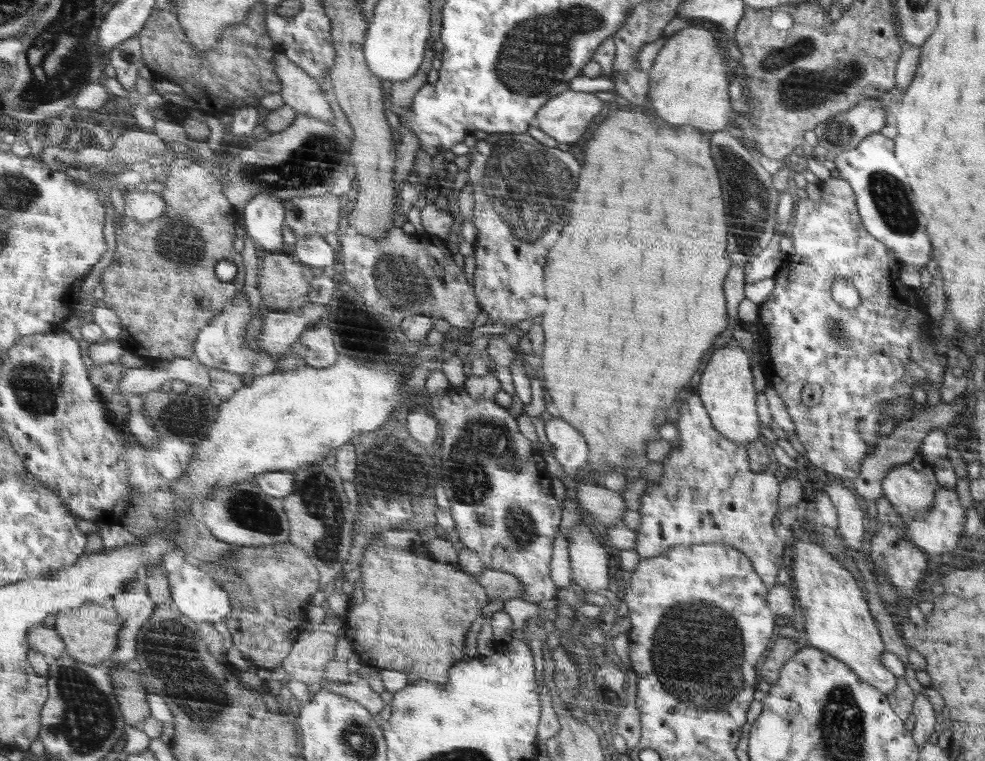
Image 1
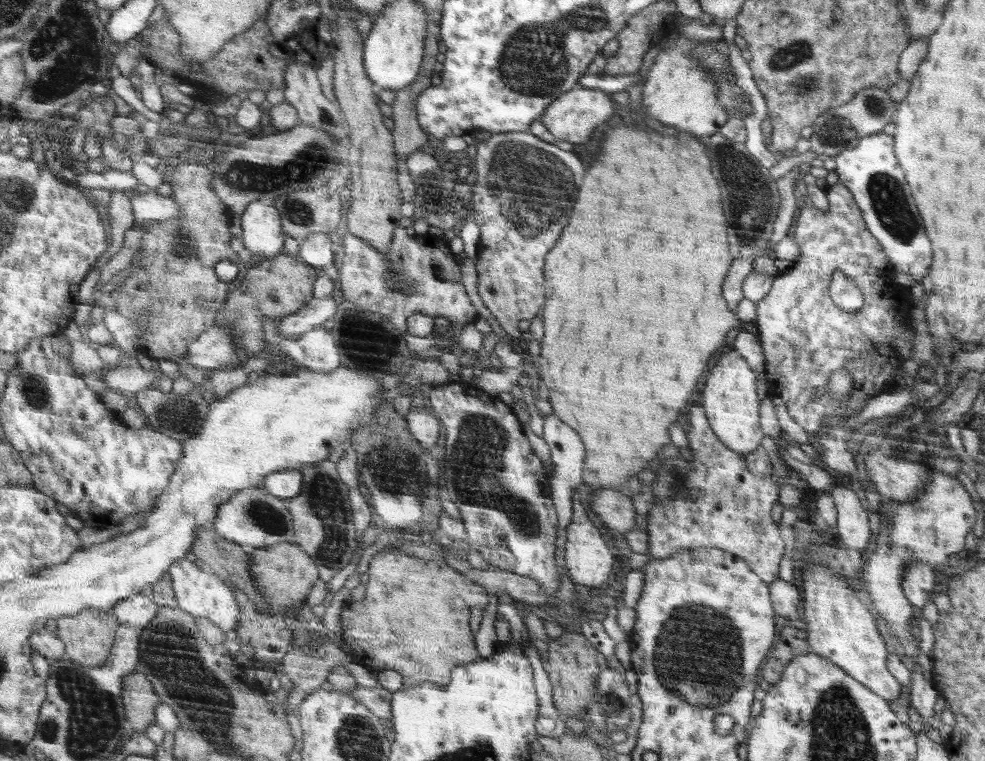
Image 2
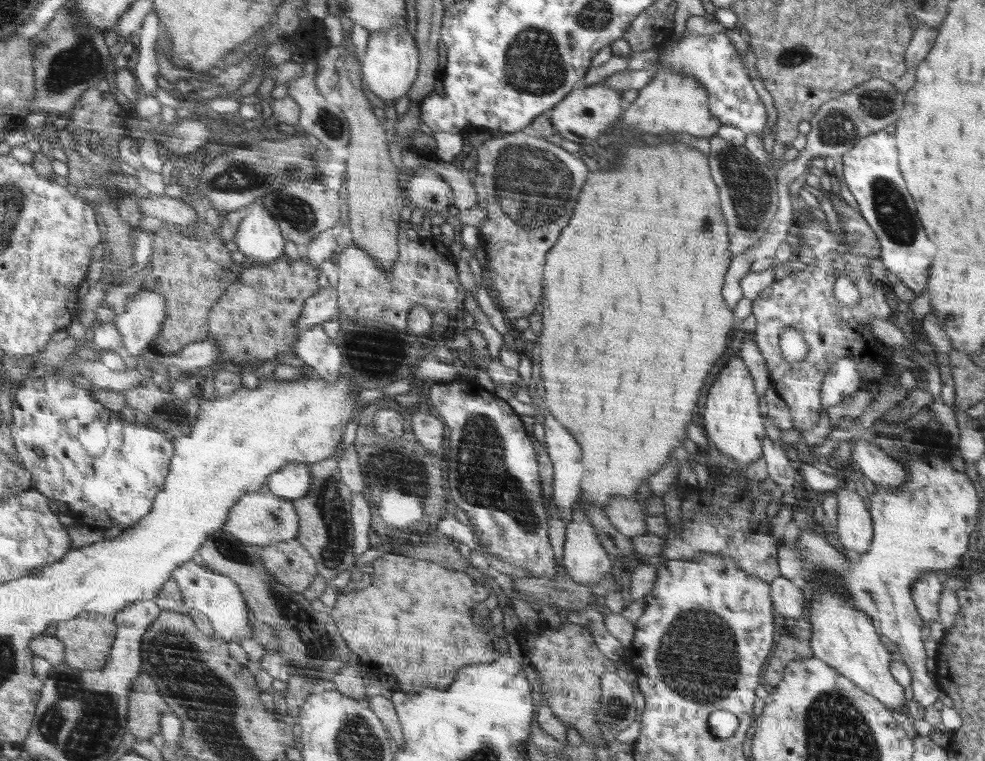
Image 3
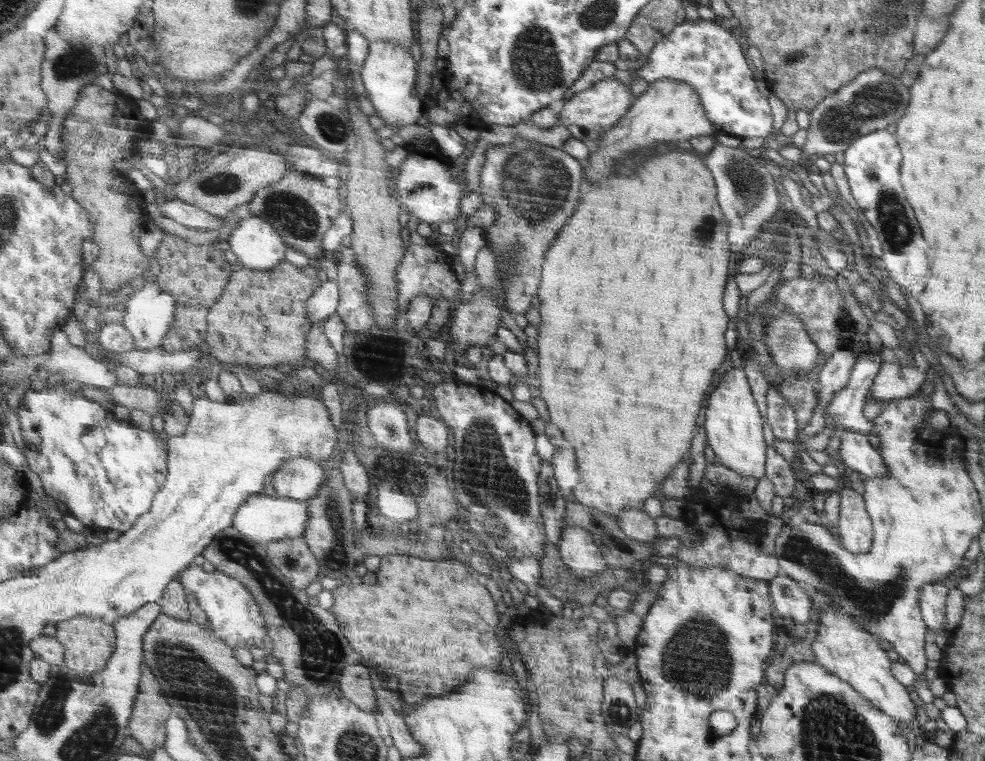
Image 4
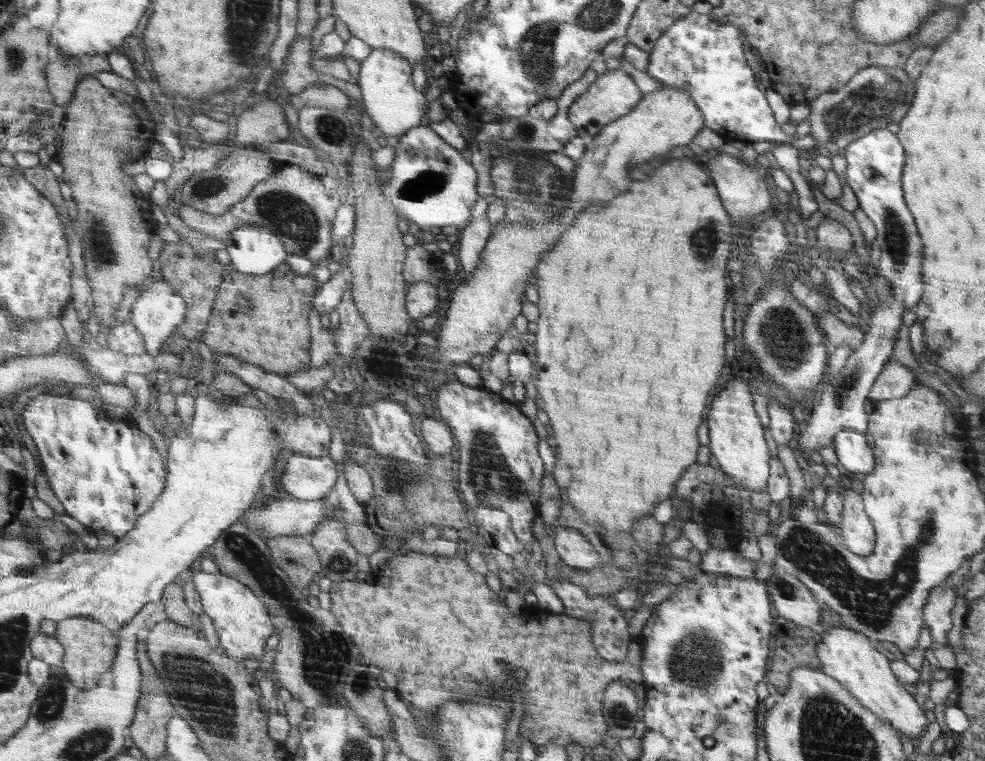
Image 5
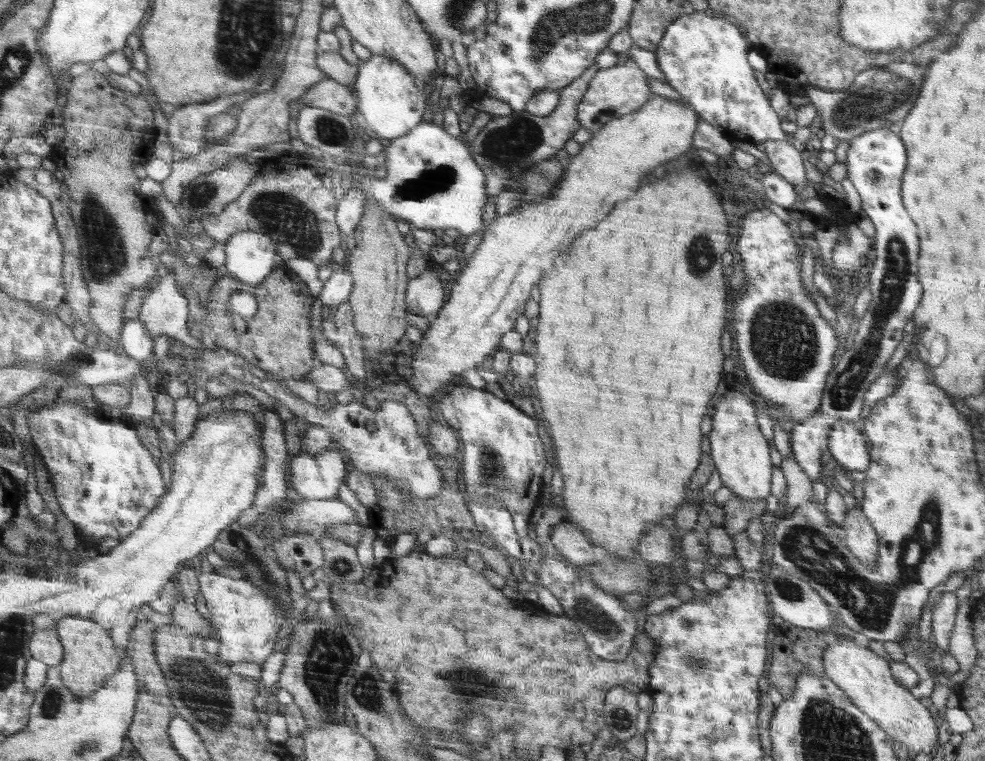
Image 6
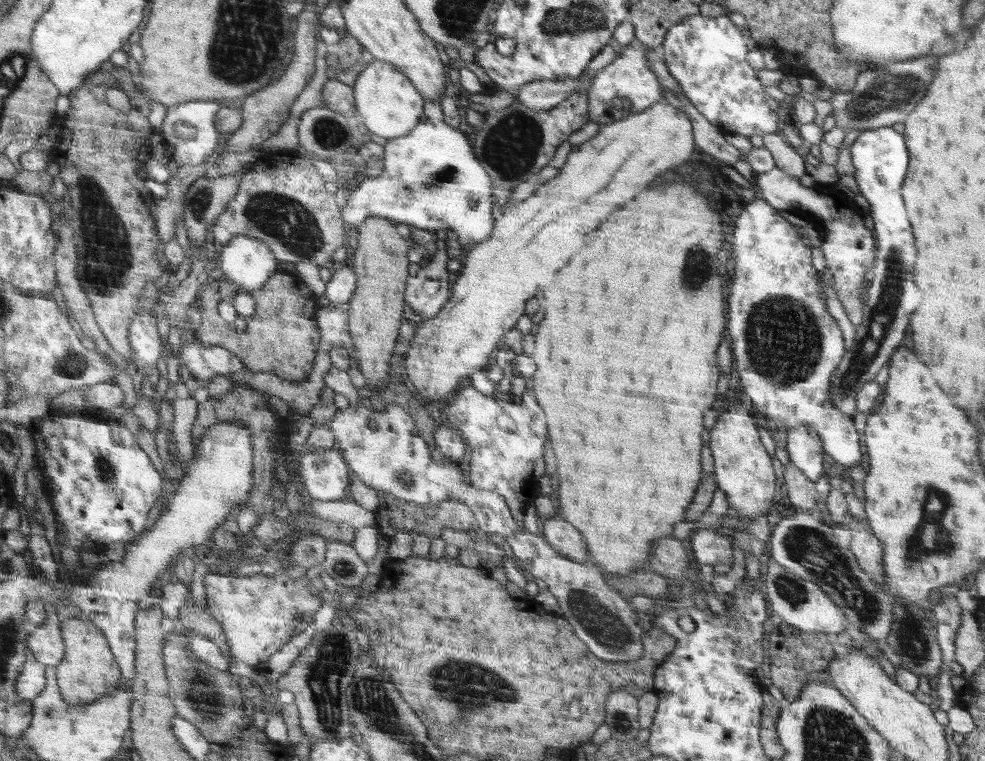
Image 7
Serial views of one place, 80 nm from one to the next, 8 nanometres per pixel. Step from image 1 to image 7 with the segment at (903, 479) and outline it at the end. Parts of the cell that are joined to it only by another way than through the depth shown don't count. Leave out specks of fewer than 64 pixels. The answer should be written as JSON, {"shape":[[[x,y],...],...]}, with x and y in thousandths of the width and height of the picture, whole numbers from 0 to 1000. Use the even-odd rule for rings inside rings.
{"shape":[[[769,259],[761,268],[752,277],[748,286],[745,309],[741,311],[741,322],[739,325],[741,338],[746,343],[745,363],[742,364],[739,390],[739,436],[742,451],[742,459],[744,463],[744,473],[747,473],[747,486],[750,489],[750,497],[752,498],[752,507],[755,510],[757,520],[764,528],[765,539],[774,547],[784,553],[786,558],[790,560],[798,558],[804,564],[811,561],[812,558],[822,558],[828,564],[834,580],[836,581],[836,589],[839,591],[843,602],[854,611],[860,614],[867,612],[877,604],[877,598],[873,593],[873,573],[867,561],[866,548],[853,541],[848,531],[844,527],[844,491],[848,489],[849,482],[855,477],[857,463],[857,447],[855,447],[855,436],[853,431],[849,428],[849,420],[837,407],[837,385],[834,376],[828,368],[828,355],[822,350],[822,326],[818,321],[814,321],[812,310],[808,307],[808,300],[798,292],[798,288],[794,284],[790,284],[790,277],[784,273],[784,269],[780,268],[776,261],[770,261]]]}

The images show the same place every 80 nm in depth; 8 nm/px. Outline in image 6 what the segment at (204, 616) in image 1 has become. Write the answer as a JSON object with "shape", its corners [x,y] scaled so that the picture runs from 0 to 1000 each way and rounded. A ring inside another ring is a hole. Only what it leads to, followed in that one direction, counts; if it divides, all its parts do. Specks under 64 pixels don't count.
{"shape":[[[217,752],[205,753],[201,765],[209,799],[213,804],[216,825],[221,828],[222,862],[227,870],[266,870],[276,859],[280,846],[280,830],[284,828],[290,800],[278,784],[272,784],[268,774],[256,762],[237,761]]]}

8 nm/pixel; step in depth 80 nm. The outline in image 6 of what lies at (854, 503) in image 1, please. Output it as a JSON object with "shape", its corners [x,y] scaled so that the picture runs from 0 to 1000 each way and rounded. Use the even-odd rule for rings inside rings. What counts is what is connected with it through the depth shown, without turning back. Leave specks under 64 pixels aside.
{"shape":[[[876,669],[860,670],[854,693],[859,698],[859,715],[863,725],[872,735],[877,746],[888,745],[892,733],[892,707],[888,695],[881,689]]]}

